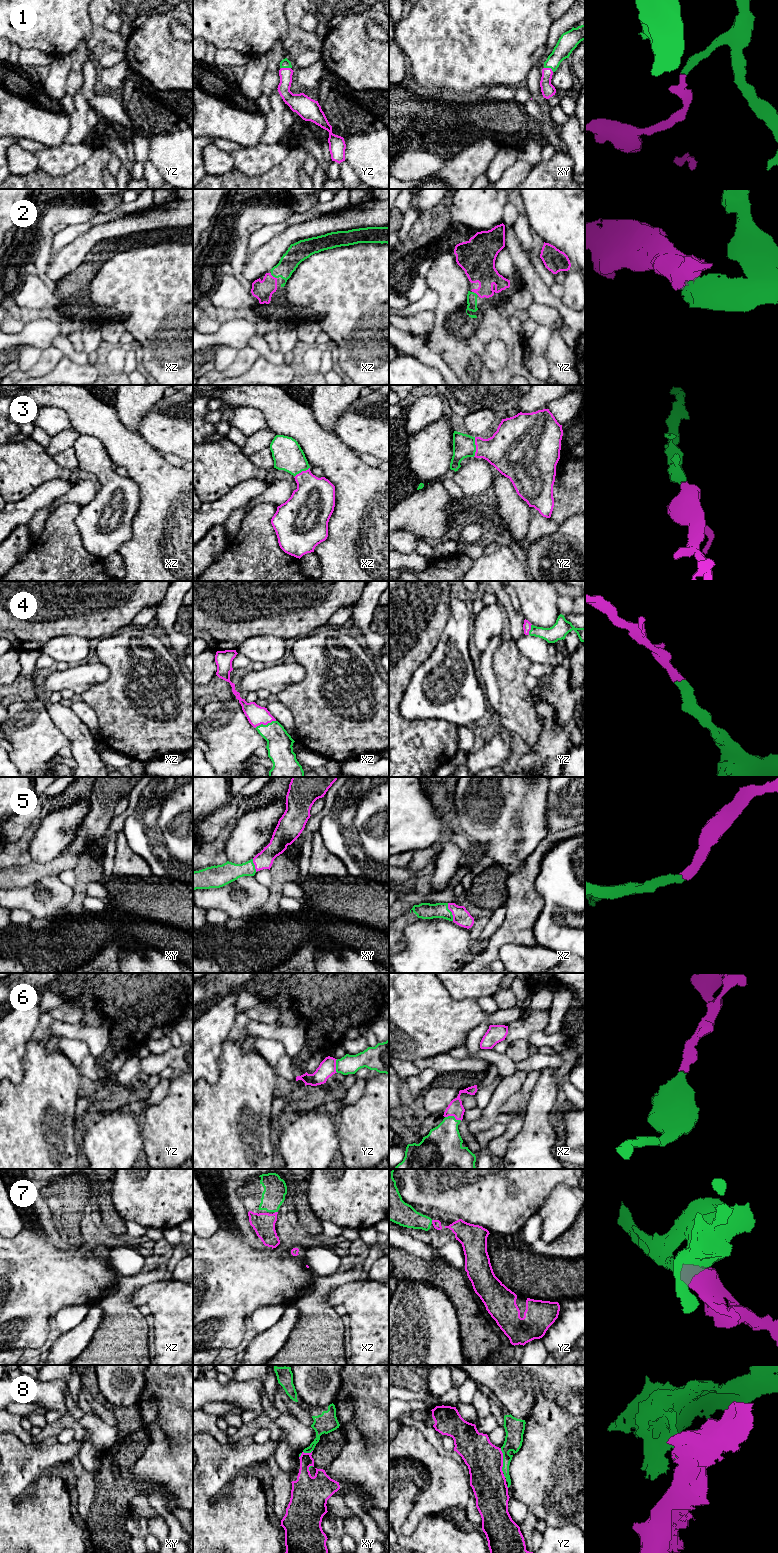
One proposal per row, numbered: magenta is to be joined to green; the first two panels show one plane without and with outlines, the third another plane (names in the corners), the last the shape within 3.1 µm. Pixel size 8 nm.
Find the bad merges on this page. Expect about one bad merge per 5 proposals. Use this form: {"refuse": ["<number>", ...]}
{"refuse": []}

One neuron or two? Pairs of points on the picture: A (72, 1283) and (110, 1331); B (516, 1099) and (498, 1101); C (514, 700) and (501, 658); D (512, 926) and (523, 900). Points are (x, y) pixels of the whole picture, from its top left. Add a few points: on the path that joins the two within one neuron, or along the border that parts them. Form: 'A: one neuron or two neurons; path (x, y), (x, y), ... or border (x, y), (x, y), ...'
A: two neurons; border (117, 1290), (104, 1297), (98, 1304)
B: two neurons; border (520, 1090), (508, 1098), (501, 1106), (500, 1112)
C: one neuron; path (513, 690), (510, 681), (510, 668)
D: one neuron; path (518, 920), (523, 906)

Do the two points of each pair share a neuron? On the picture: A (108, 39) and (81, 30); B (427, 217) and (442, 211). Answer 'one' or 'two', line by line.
A: two
B: one

